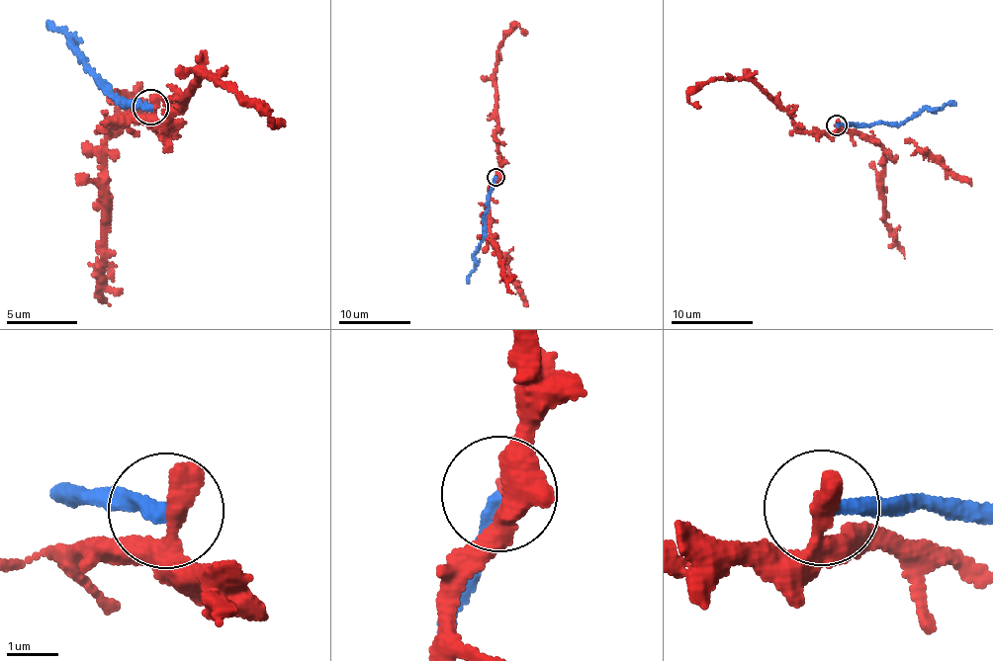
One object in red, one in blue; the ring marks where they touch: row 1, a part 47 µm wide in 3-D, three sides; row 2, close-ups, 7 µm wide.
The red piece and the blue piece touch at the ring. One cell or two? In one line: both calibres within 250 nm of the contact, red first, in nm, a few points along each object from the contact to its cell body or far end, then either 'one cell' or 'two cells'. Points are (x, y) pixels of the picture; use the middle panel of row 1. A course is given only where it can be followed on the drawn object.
500/280 nm | red via (496, 176), (499, 176), (498, 150), (493, 133), (497, 125), (494, 80), (503, 34), (517, 25), (525, 35) | blue via (496, 176), (489, 198), (483, 236), (474, 256), (474, 271), (467, 284) | two cells

